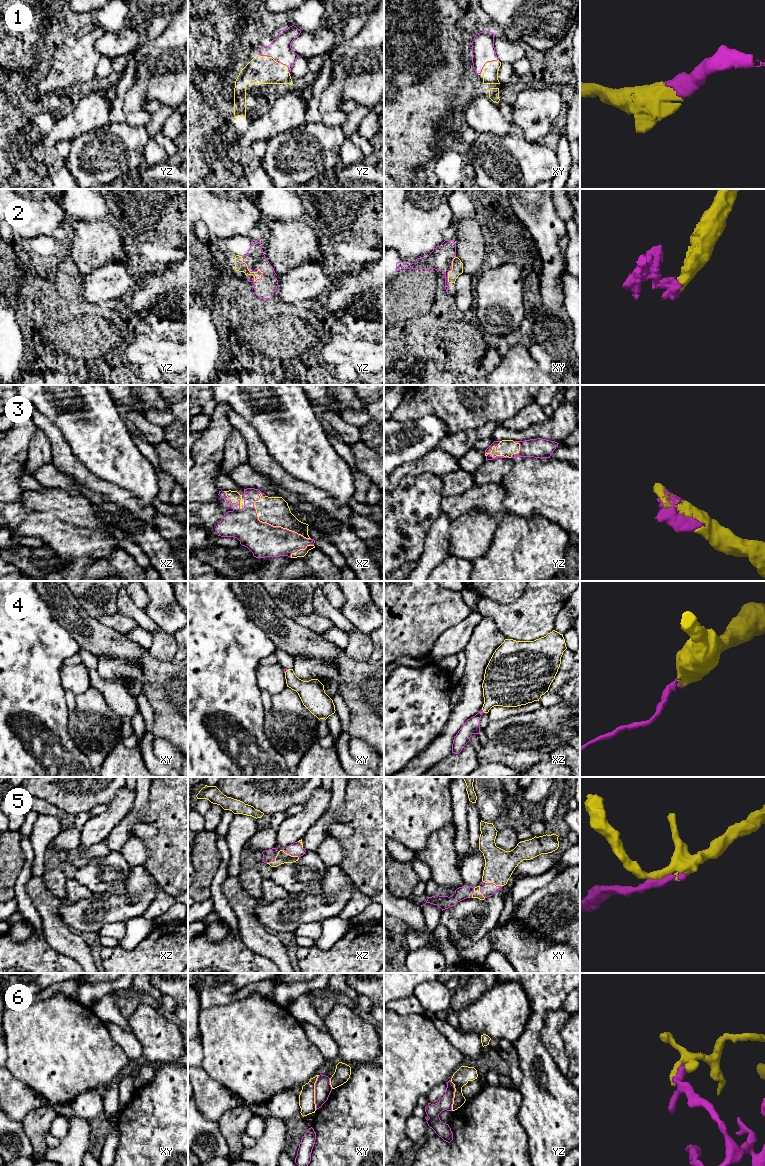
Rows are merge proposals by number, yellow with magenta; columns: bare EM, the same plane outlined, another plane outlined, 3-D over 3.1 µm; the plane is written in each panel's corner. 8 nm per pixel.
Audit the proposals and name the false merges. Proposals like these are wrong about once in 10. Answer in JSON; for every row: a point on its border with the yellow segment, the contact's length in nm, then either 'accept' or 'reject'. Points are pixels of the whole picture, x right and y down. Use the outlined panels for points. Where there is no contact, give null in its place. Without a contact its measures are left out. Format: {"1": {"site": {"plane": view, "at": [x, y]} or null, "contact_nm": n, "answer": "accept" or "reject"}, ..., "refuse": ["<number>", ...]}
{"1": {"site": {"plane": "yz", "at": [275, 61]}, "contact_nm": 300, "answer": "accept"}, "2": {"site": {"plane": "yz", "at": [252, 272]}, "contact_nm": 240, "answer": "accept"}, "3": {"site": {"plane": "xz", "at": [271, 525]}, "contact_nm": 550, "answer": "accept"}, "4": {"site": {"plane": "xz", "at": [483, 711]}, "contact_nm": 40, "answer": "accept"}, "5": {"site": {"plane": "xy", "at": [492, 882]}, "contact_nm": 180, "answer": "accept"}, "6": {"site": {"plane": "xy", "at": [314, 1092]}, "contact_nm": 280, "answer": "reject"}, "refuse": ["6"]}

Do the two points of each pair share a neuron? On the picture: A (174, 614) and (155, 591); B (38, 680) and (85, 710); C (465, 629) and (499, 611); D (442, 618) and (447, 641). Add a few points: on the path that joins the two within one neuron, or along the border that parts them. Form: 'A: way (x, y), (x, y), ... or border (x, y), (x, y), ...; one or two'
A: way (168, 610), (162, 604), (161, 597); one
B: border (69, 713), (68, 734), (70, 737); two
C: border (477, 611), (482, 616); two
D: border (465, 618), (448, 627), (436, 640), (431, 650); two

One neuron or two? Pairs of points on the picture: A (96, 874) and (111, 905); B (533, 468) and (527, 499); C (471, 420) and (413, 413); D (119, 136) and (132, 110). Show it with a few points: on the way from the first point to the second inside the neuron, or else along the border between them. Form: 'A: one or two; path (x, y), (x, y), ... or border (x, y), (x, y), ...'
A: two; border (126, 882), (125, 892), (94, 894)
B: one; path (533, 476), (533, 489), (531, 491)
C: one; path (457, 407), (427, 407)
D: two; border (125, 121), (132, 126), (144, 127)

